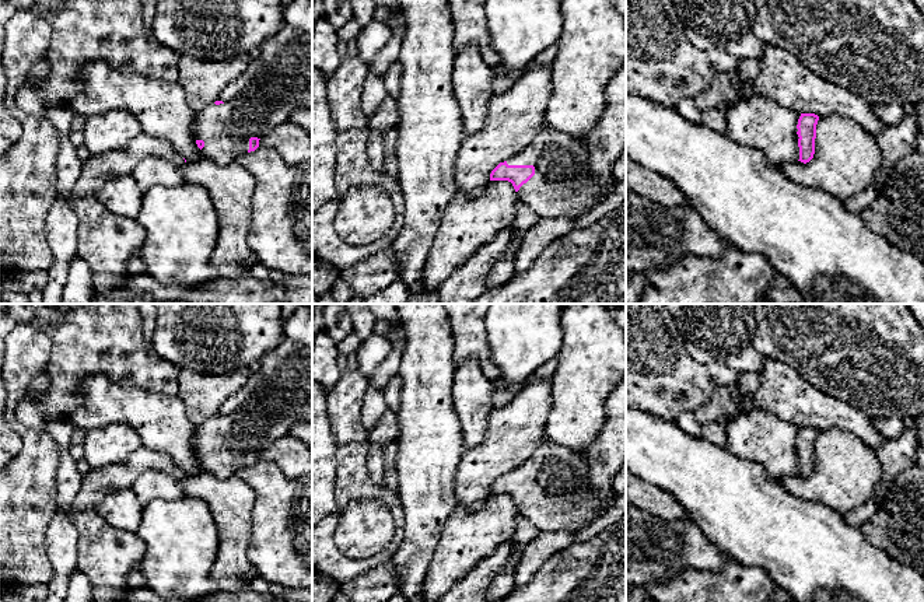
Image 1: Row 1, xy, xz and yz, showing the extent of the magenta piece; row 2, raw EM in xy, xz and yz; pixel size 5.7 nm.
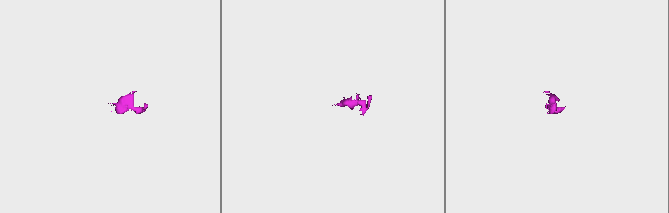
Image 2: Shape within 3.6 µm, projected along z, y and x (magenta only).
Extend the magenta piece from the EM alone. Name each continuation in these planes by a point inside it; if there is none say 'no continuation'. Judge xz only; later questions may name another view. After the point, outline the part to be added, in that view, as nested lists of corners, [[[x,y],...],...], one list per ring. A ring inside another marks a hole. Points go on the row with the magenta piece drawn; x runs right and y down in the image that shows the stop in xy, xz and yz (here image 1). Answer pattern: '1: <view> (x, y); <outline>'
1: xz (562, 188); [[[552,129],[540,130],[508,165],[533,165],[535,175],[518,197],[540,218],[577,220],[615,195],[617,179],[601,185],[588,169],[585,146]]]

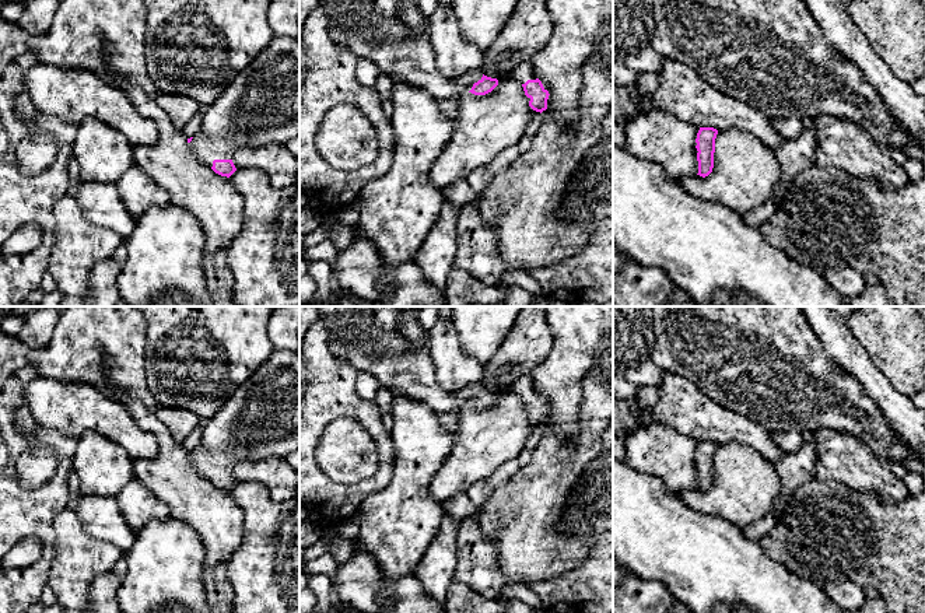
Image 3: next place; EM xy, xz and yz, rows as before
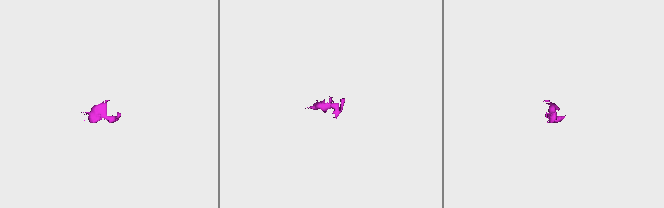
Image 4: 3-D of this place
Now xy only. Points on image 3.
1: xy (260, 105); [[[274,35],[266,48],[231,81],[203,115],[200,132],[189,143],[209,168],[214,160],[232,160],[245,147],[285,144],[299,136],[299,42]]]

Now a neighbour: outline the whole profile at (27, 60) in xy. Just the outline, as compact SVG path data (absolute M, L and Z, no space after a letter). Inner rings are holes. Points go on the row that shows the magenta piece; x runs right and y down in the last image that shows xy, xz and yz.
M31 52L21 55L15 62L24 73L29 71L32 67L35 67L39 63L36 55Z

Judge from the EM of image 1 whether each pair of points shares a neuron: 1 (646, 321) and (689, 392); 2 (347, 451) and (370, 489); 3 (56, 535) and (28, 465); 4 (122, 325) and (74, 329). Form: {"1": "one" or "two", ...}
{"1": "one", "2": "one", "3": "two", "4": "one"}

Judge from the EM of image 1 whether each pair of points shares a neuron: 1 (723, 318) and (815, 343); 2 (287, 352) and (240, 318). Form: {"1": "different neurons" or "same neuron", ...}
{"1": "different neurons", "2": "different neurons"}

